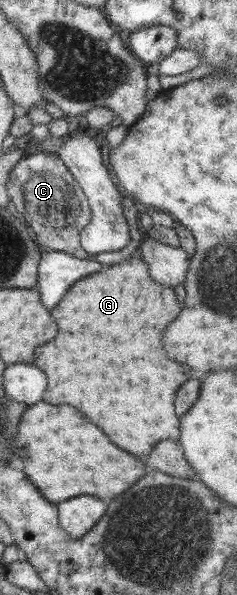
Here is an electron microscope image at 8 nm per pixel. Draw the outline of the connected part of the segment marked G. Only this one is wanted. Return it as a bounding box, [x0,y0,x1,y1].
[34,256,188,456]

